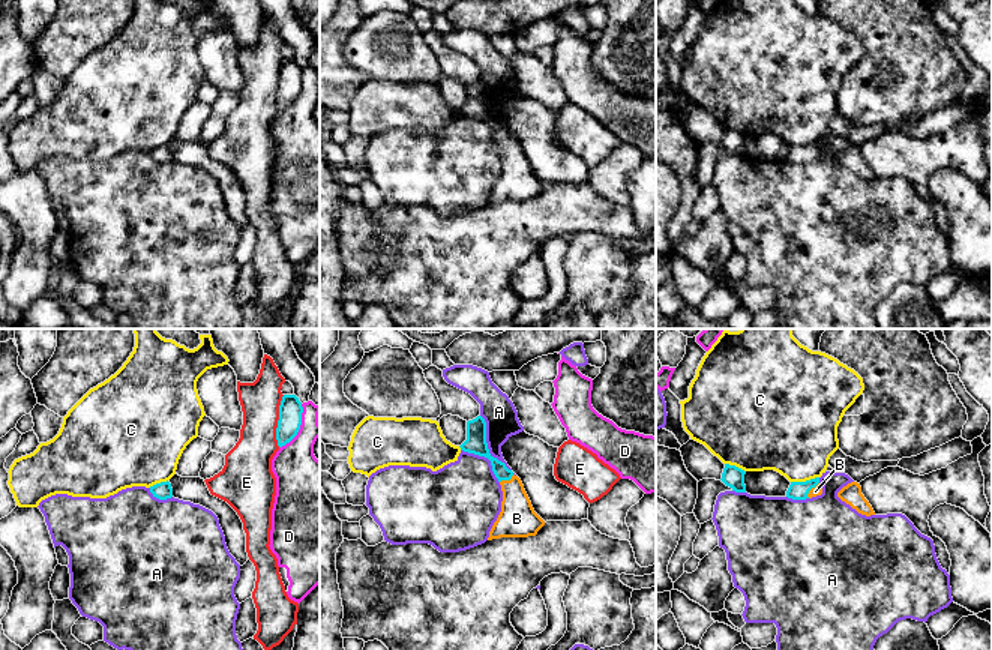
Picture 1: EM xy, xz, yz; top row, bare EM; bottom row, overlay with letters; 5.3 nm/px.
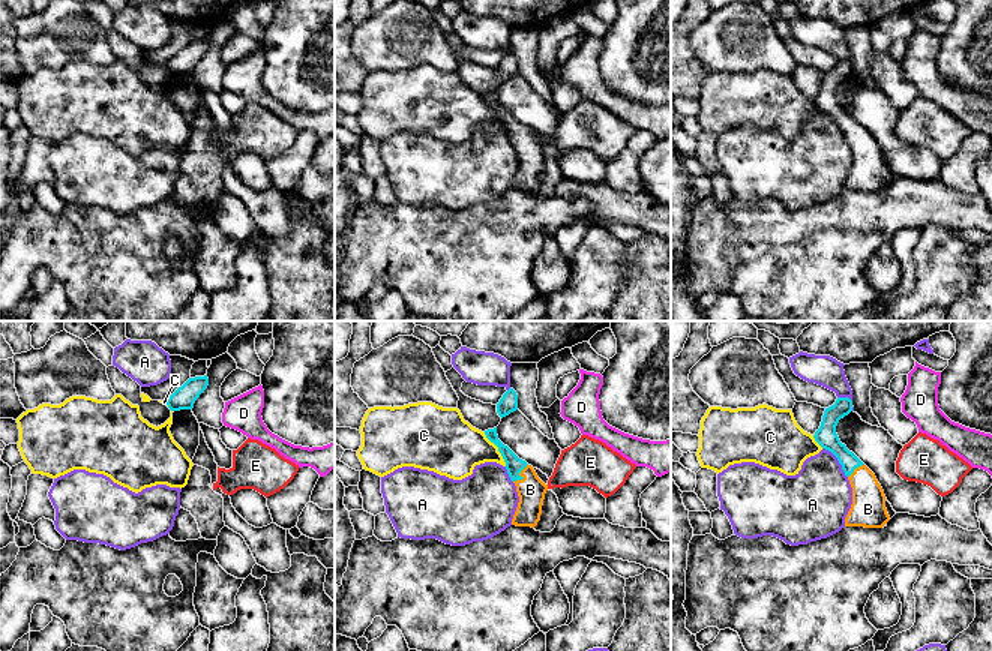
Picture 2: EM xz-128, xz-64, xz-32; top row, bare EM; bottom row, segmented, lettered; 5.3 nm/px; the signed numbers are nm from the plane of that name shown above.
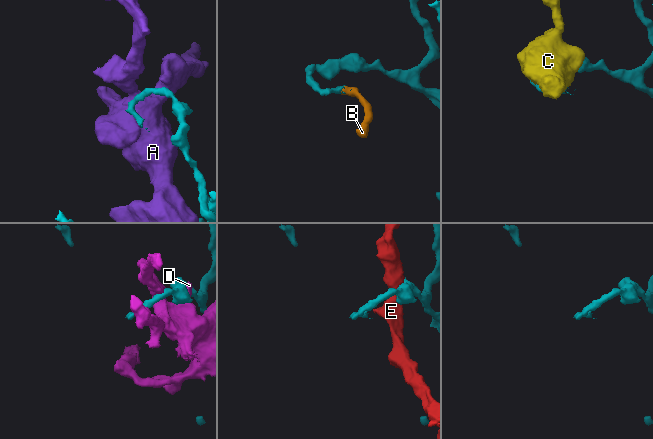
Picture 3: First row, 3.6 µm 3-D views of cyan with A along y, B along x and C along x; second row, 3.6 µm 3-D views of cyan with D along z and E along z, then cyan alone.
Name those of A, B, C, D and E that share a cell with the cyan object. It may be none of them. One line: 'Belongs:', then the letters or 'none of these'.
Belongs: B

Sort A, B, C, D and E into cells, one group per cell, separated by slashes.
A / B / C / D / E

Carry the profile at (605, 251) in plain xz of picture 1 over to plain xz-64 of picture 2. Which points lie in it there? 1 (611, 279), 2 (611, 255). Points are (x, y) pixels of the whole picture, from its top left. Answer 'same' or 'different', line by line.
1: same
2: same

